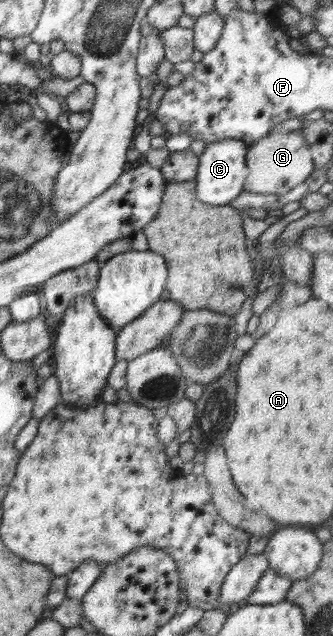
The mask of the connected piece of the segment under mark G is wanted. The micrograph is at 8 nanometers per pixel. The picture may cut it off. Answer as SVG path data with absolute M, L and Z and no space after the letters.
M299 131L269 133L262 140L249 146L249 152L246 154L246 165L249 174L244 184L245 191L279 196L304 183L315 170L310 148Z

